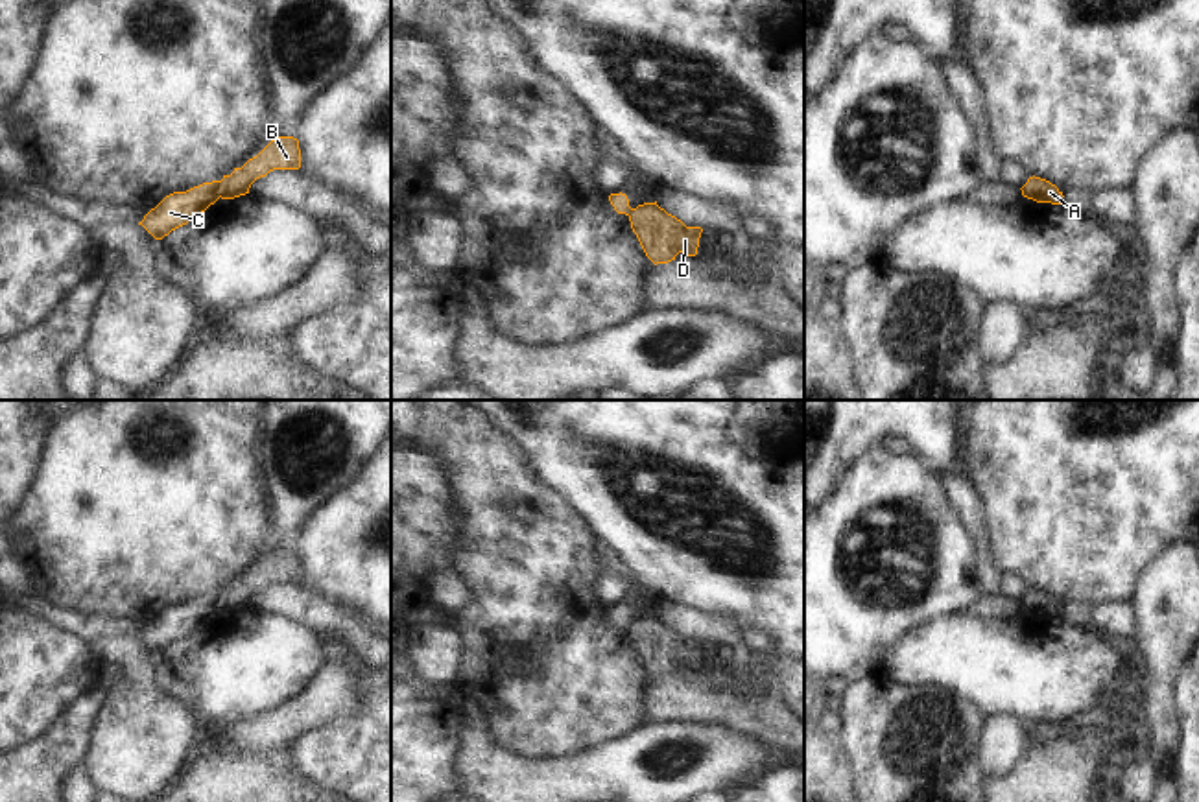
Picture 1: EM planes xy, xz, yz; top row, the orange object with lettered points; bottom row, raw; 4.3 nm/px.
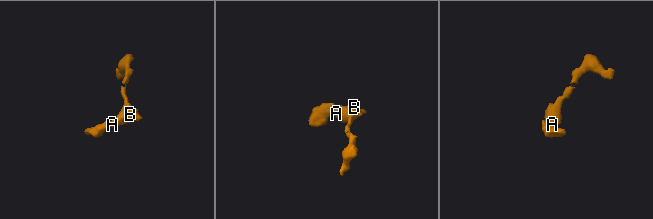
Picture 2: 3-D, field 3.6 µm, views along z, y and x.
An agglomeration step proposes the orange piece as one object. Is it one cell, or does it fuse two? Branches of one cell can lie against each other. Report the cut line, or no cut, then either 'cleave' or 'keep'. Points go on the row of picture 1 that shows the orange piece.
cut xy (220, 181), (218, 196); cleave

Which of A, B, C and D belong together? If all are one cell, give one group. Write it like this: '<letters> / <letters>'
A B D / C

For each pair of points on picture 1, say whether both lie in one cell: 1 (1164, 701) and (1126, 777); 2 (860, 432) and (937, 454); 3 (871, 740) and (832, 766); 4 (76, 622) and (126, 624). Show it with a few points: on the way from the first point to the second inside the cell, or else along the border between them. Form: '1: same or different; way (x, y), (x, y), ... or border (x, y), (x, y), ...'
1: different; border (1150, 758), (1159, 766)
2: same; way (878, 426), (910, 426), (919, 436)
3: different; border (838, 734), (854, 782)
4: same; way (89, 625), (113, 625)

